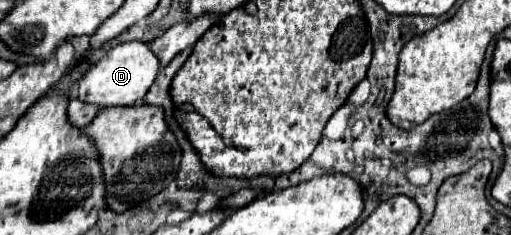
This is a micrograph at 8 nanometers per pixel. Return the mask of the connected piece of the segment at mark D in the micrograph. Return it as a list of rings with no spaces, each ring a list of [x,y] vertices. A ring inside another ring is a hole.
[[[127,41],[113,49],[107,49],[95,63],[91,63],[89,71],[79,81],[79,99],[97,103],[99,107],[111,107],[111,105],[135,105],[137,101],[143,101],[151,85],[155,83],[155,77],[159,73],[159,59],[149,49],[149,43],[145,41]]]

